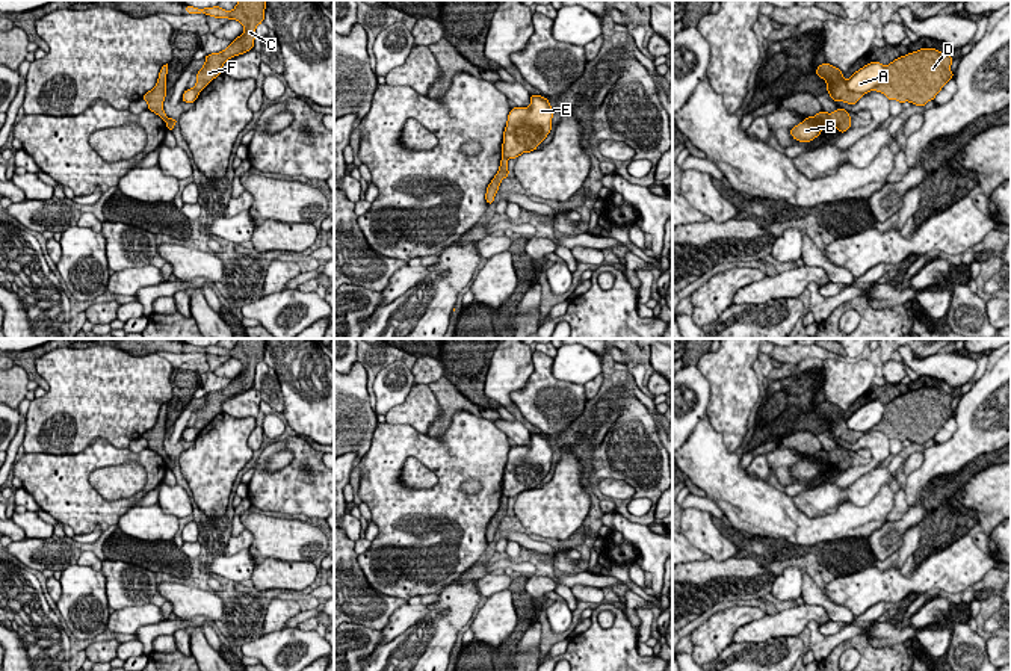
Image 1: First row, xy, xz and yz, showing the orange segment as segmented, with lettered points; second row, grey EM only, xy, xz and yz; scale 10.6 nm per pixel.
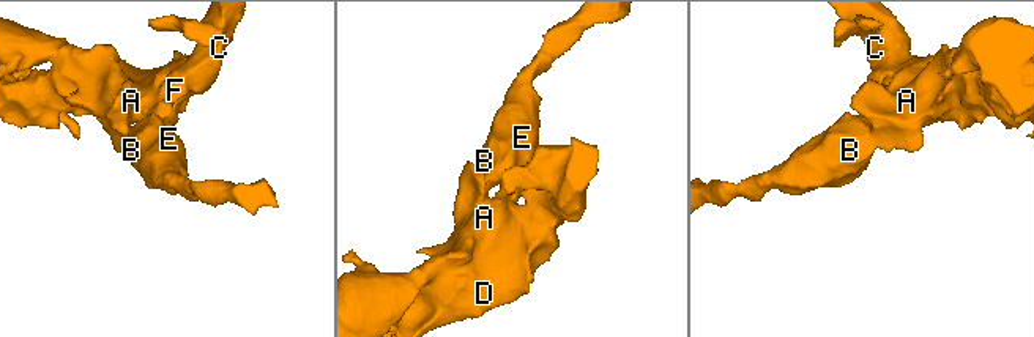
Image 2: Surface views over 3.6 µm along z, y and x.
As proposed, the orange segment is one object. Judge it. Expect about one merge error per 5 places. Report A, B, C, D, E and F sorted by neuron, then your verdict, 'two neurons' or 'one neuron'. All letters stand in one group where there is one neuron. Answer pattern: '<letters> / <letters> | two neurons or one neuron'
A B E / C D F | two neurons

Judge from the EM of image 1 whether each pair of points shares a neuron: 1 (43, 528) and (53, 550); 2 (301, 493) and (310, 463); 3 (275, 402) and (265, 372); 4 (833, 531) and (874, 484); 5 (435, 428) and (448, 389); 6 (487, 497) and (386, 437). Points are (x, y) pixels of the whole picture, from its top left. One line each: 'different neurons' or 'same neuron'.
1: different neurons
2: same neuron
3: same neuron
4: different neurons
5: same neuron
6: same neuron

